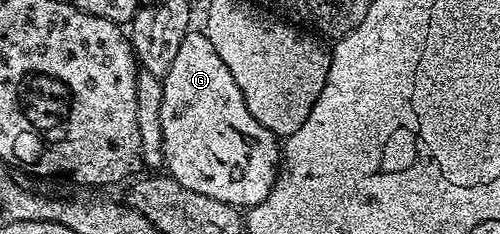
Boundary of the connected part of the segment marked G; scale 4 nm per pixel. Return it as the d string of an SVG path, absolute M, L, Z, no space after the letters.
M188 31L173 63L166 66L161 95L163 165L181 187L236 207L261 203L281 164L281 145L245 107L229 67L213 51L206 32Z

